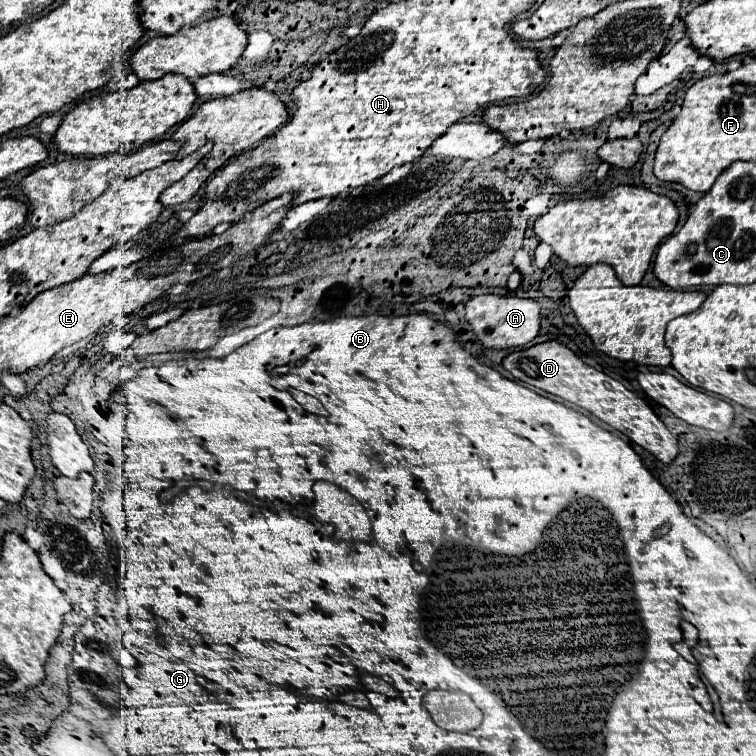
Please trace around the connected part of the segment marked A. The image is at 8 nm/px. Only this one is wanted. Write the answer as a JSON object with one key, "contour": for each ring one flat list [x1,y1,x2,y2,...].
{"contour":[[483,294,475,296,465,304,465,318,471,324,471,330,487,348,517,348,531,342,541,328,541,308,535,300,517,298,517,296,495,296]]}

